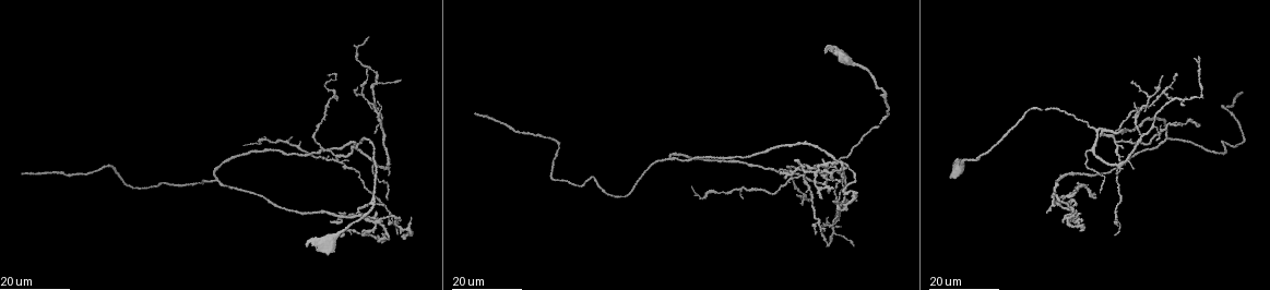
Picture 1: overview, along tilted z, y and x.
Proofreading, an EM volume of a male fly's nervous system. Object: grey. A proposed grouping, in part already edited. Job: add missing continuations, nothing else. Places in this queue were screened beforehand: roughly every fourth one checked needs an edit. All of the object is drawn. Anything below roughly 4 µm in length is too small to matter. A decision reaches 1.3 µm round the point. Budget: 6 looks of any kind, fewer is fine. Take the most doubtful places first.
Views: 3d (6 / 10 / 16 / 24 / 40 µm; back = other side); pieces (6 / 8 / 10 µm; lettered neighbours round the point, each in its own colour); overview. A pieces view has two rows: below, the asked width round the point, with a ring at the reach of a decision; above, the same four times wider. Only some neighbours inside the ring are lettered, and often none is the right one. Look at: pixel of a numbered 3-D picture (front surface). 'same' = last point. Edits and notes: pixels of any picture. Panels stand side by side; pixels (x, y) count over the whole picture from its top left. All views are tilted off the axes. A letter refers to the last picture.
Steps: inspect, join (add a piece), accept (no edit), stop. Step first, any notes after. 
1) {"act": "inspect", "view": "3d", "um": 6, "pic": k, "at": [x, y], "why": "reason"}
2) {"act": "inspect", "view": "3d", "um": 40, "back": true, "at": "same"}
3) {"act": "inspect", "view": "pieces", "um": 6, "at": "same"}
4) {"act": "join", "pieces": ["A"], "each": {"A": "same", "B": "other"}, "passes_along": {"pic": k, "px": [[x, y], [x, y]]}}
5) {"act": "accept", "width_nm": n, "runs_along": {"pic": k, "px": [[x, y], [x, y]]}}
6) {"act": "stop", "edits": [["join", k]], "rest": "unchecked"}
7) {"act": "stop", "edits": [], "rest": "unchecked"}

{"act": "inspect", "view": "3d", "um": 24, "pic": 1, "at": [476, 113], "why": "end of a long branch"}

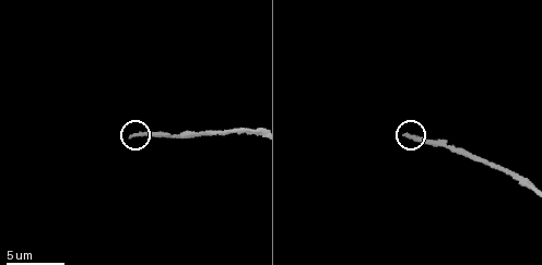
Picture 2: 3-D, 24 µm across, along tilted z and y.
{"act": "inspect", "view": "pieces", "um": 6, "pic": 2, "at": [408, 135]}

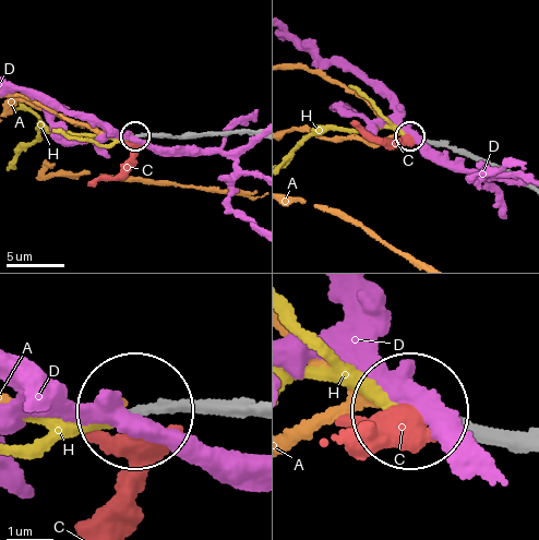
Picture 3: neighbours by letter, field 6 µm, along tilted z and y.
{"act": "join", "pieces": ["H"], "each": {"A": "other", "C": "other", "D": "other", "H": "same"}, "found": "the neuron continues"}

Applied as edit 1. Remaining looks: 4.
{"act": "inspect", "view": "3d", "um": 24, "pic": 1, "at": [833, 201], "why": "an open end"}

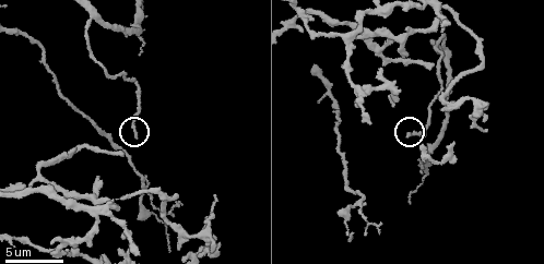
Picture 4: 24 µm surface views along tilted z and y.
{"act": "inspect", "view": "pieces", "um": 10, "pic": 4, "at": [135, 134]}

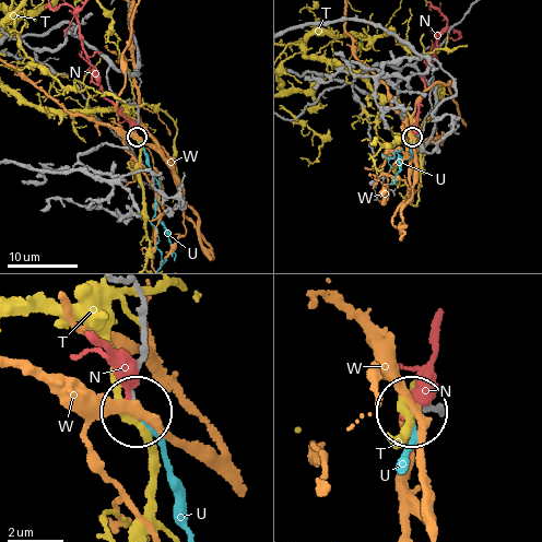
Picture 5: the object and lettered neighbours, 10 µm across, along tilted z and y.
{"act": "join", "pieces": ["U"], "width_nm": 160, "each": {"N": "other", "T": "other", "U": "same", "W": "other"}, "passes_along": {"pic": 5, "px": [[138, 118], [137, 137], [158, 184], [152, 221], [157, 244]]}, "found": "it goes on there"}

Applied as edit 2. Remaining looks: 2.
{"act": "inspect", "view": "3d", "um": 24, "pic": 1, "at": [1080, 232], "why": "long arm stops here"}

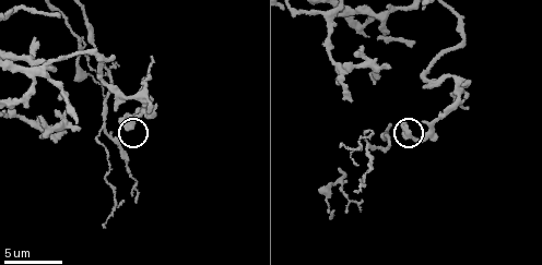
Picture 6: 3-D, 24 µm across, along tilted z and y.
{"act": "inspect", "view": "pieces", "um": 8, "pic": 6, "at": [405, 126]}

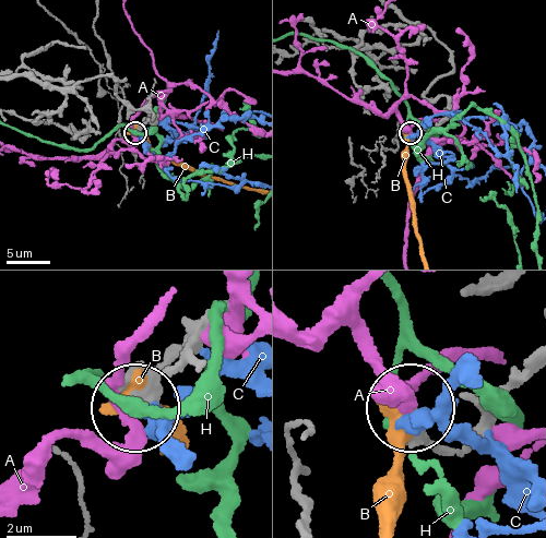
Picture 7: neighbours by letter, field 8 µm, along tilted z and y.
{"act": "accept", "each": {"A": "other", "B": "other", "C": "other", "H": "other"}, "found": "none of them fits"}

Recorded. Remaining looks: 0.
{"act": "stop", "edits": [["join", 3], ["join", 5]], "rest": "unchecked"}

